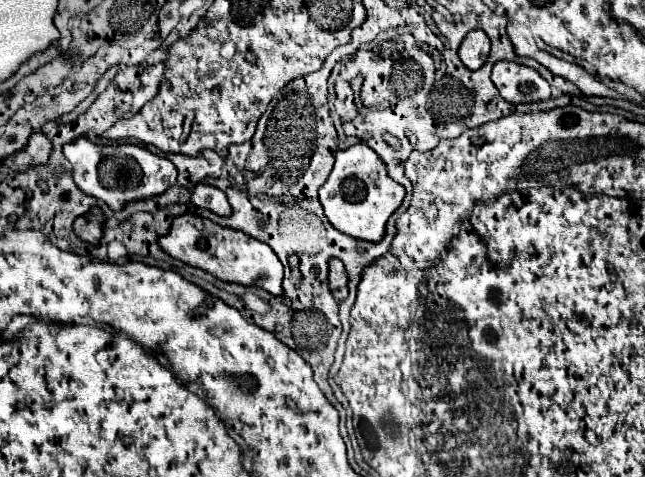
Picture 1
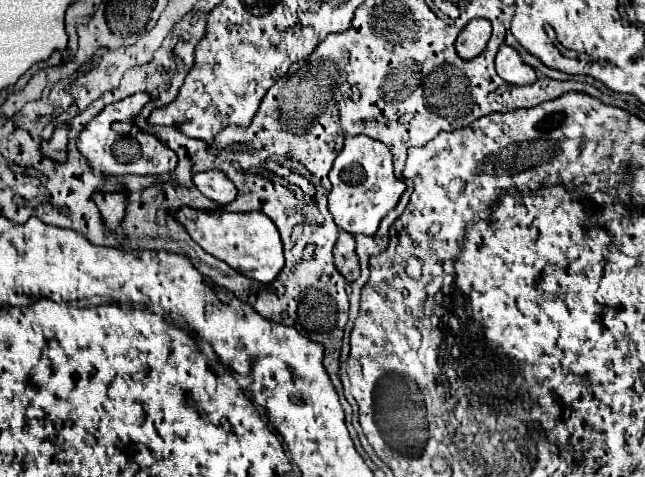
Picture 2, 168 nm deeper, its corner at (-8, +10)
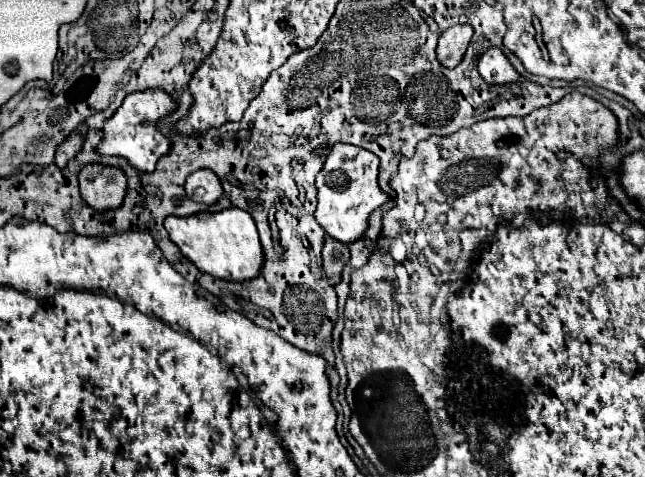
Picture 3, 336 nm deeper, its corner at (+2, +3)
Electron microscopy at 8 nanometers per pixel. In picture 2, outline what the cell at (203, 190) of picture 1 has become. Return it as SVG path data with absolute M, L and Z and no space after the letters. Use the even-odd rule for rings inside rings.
M218 169L196 173L194 175L194 185L198 187L198 191L204 197L208 197L208 199L212 199L220 205L226 205L226 203L234 201L234 197L236 197L234 183Z

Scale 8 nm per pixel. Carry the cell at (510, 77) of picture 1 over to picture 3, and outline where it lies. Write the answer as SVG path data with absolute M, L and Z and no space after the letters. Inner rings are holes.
M488 48L478 58L478 72L488 84L514 84L520 80L520 74L512 68L500 48Z

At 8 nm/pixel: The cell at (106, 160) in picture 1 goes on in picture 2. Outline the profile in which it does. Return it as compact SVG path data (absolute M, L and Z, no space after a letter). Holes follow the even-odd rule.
M136 93L122 101L110 103L80 135L80 153L94 165L96 173L102 177L106 175L166 175L174 171L176 165L176 153L166 147L158 137L140 131L140 127L134 123L136 115L142 111L142 107L150 101L148 93ZM120 107L120 111L116 111Z

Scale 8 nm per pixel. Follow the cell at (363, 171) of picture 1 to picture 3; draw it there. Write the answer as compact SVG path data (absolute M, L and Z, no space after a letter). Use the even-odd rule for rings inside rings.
M334 144L324 168L316 176L318 208L316 220L328 232L328 236L350 244L364 236L368 228L368 216L388 202L388 194L378 186L378 162L380 158L366 148L352 144Z

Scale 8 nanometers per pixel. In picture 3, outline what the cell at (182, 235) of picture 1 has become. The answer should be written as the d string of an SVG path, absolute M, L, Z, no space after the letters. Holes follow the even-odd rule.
M228 208L212 214L208 220L200 220L198 216L168 216L164 220L164 226L170 234L170 240L198 270L214 278L232 282L252 280L260 274L260 268L264 264L264 248L258 238L258 228L246 210Z

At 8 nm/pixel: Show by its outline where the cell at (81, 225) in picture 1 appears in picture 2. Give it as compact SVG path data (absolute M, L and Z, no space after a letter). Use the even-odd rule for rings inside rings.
M96 191L92 195L96 207L100 209L102 213L102 219L106 221L106 227L108 229L116 229L122 219L124 219L124 213L126 213L126 203L128 203L128 197L124 191L120 193L102 193L102 191Z

